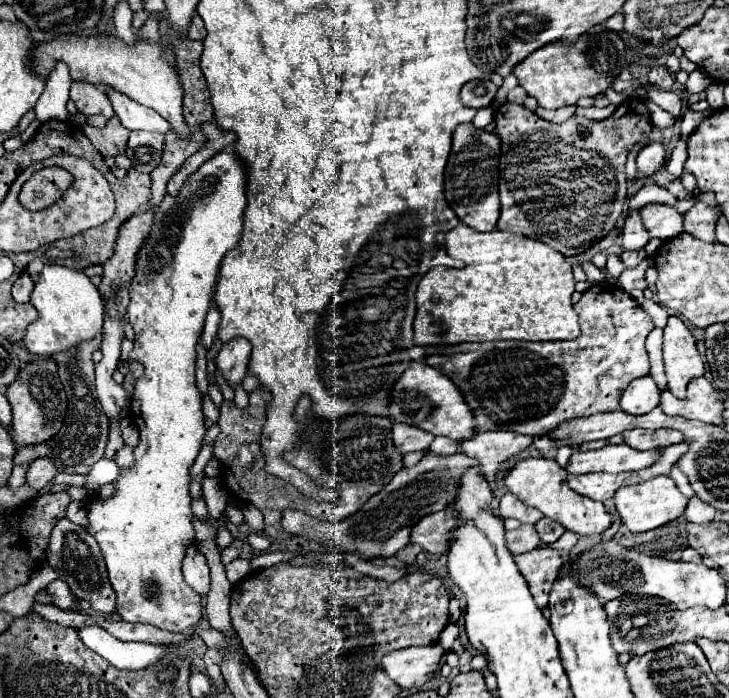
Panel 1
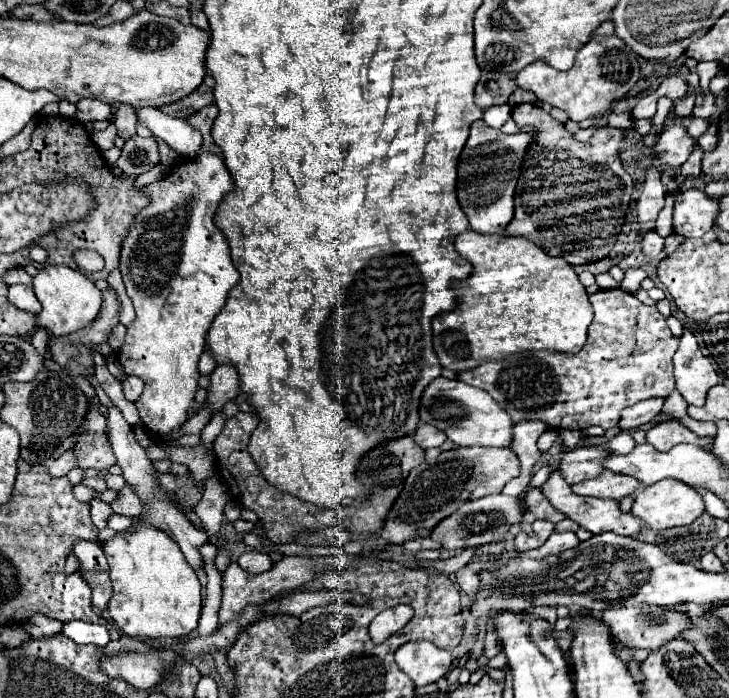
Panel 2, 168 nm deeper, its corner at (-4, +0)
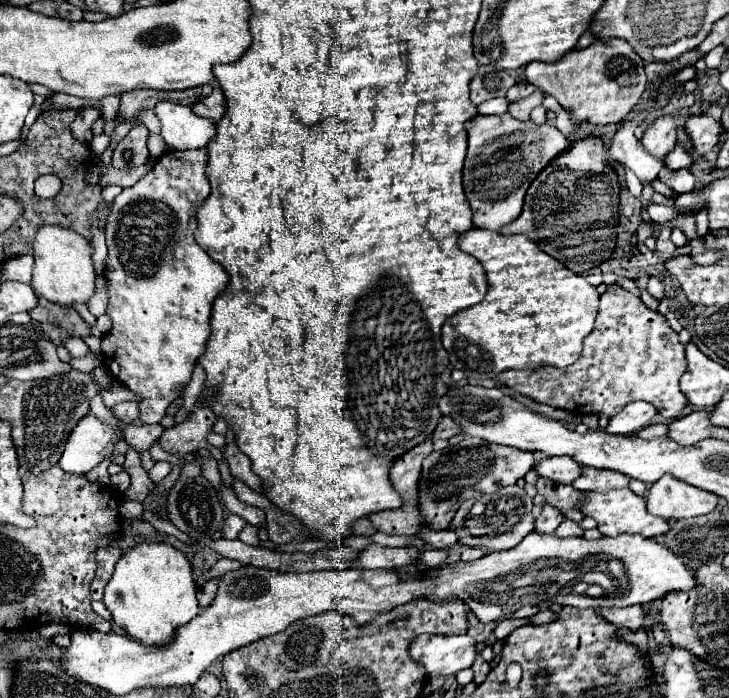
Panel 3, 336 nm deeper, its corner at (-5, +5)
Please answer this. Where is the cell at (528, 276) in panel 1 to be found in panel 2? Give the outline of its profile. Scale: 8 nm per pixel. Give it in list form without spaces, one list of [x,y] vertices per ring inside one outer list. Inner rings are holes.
[[[472,229],[460,233],[454,241],[456,251],[468,259],[474,267],[466,283],[454,285],[460,293],[460,303],[454,311],[434,317],[434,351],[442,367],[452,371],[470,371],[482,365],[484,361],[496,361],[512,353],[526,351],[556,351],[566,355],[576,355],[586,343],[586,331],[592,323],[592,305],[584,285],[578,281],[578,275],[572,265],[562,257],[550,257],[530,239],[522,237],[504,237],[504,235],[482,235]]]

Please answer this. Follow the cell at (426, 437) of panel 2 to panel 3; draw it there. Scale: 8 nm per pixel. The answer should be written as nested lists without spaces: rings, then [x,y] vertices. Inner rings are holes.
[[[443,416],[443,418],[439,420],[439,424],[437,424],[437,428],[433,430],[431,438],[451,438],[451,436],[455,436],[455,434],[459,434],[459,432],[461,432],[459,424],[453,422],[451,418]]]

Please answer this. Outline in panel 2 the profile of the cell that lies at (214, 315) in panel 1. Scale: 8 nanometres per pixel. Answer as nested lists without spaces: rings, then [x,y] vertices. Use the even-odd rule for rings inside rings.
[[[206,349],[206,351],[202,353],[202,357],[200,357],[200,363],[198,363],[198,371],[200,371],[200,375],[210,375],[210,373],[214,371],[214,367],[216,367],[216,363],[214,363],[214,359],[212,359],[210,351]]]

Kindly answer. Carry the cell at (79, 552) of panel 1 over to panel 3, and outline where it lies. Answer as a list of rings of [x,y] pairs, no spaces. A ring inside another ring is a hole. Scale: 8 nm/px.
[[[99,548],[97,550],[97,576],[91,582],[91,598],[93,600],[103,600],[103,588],[107,586],[111,574],[113,574],[113,566],[117,562],[117,558],[121,558],[123,550],[121,548]]]

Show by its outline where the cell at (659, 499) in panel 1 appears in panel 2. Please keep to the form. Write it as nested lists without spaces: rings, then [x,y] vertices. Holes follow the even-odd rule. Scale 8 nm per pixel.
[[[662,479],[658,483],[646,487],[642,493],[638,493],[636,503],[632,507],[632,513],[638,519],[642,519],[644,527],[650,527],[650,529],[670,529],[670,527],[680,527],[680,525],[694,523],[704,513],[704,499],[702,499],[702,495],[694,487],[684,485],[682,481]]]

